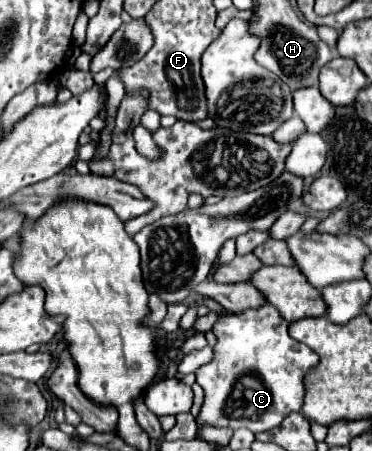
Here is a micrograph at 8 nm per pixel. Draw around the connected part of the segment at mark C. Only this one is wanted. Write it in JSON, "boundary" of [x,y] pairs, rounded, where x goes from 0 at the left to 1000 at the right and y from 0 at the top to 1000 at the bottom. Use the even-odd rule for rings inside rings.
{"boundary":[[[712,672],[691,685],[605,698],[573,721],[583,765],[567,805],[524,823],[530,849],[551,867],[530,942],[669,951],[680,960],[728,956],[761,925],[809,911],[820,880],[820,836],[858,809],[858,787],[772,738],[777,716],[755,694]]]}

